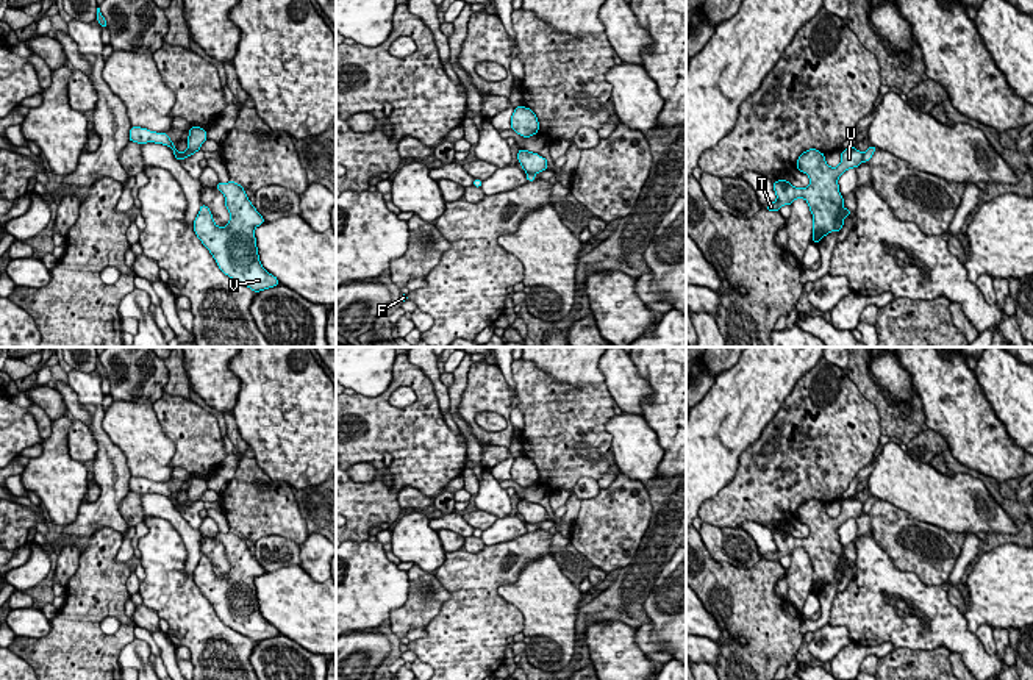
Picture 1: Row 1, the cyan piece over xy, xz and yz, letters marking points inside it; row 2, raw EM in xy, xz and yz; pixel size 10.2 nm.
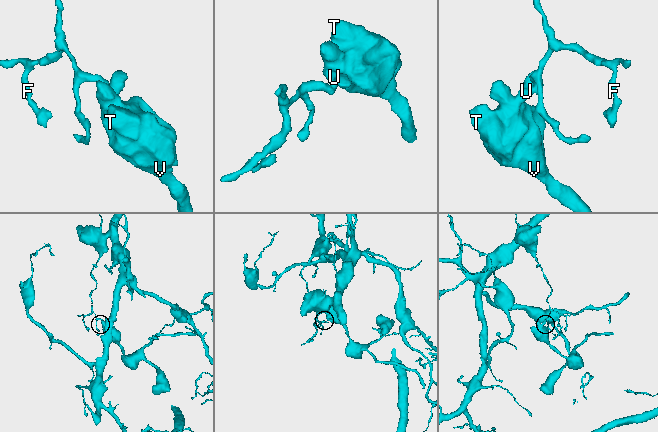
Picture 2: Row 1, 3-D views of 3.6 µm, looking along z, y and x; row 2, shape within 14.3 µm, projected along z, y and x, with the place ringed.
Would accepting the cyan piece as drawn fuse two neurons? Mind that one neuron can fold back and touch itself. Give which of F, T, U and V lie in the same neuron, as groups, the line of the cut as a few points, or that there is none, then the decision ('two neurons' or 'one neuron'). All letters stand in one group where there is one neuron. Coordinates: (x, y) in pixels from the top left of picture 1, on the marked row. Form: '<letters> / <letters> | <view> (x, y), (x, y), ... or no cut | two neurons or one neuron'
F / T U V | xy (180, 153), (183, 158) | two neurons

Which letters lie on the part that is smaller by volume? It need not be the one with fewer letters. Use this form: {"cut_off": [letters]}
{"cut_off": ["T", "U", "V"]}

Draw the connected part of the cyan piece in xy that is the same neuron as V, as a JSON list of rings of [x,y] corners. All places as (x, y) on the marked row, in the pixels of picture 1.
[[[217,183],[216,189],[225,197],[230,222],[225,227],[217,227],[211,209],[200,205],[192,225],[194,233],[225,275],[255,292],[275,288],[280,281],[259,263],[255,238],[255,228],[266,222],[264,217],[256,211],[241,184]]]

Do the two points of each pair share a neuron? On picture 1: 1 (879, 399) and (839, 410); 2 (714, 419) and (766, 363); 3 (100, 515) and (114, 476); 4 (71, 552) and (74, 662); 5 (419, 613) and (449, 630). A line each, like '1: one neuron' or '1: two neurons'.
1: two neurons
2: one neuron
3: one neuron
4: two neurons
5: two neurons

